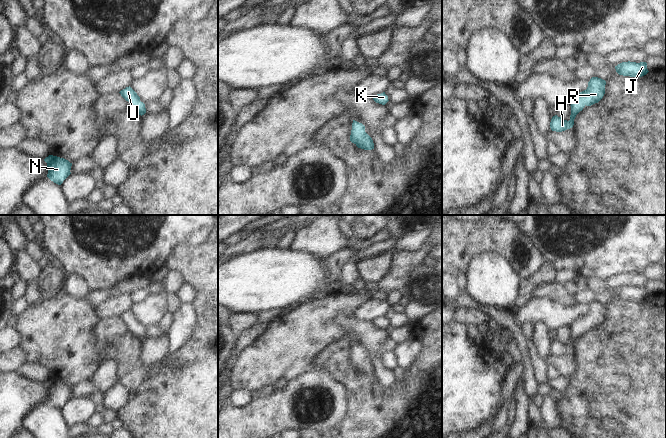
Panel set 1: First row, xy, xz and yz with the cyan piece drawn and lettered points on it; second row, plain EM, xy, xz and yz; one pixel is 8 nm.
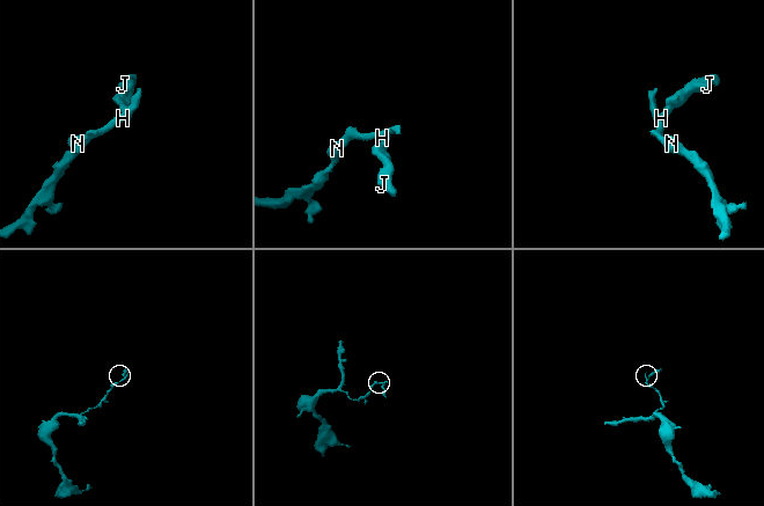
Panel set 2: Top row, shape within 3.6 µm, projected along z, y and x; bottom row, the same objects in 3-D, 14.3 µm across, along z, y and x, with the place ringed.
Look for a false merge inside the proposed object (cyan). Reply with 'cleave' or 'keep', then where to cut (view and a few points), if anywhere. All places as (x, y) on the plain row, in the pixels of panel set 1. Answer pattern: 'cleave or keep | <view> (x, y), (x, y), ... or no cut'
keep | no cut

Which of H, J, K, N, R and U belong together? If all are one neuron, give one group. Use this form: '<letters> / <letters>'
H J K N R U

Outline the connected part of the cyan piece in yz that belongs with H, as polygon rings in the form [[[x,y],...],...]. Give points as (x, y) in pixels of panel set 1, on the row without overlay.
[[[592,301],[588,306],[587,313],[578,317],[574,321],[574,326],[570,329],[570,344],[564,344],[557,339],[553,340],[550,346],[551,354],[556,356],[562,356],[572,352],[576,339],[580,335],[582,335],[585,330],[591,330],[595,327],[598,327],[603,322],[605,318],[605,309],[605,304],[598,301]]]

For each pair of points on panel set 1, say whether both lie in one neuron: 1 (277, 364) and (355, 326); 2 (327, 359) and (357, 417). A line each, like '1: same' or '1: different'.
1: different
2: same

